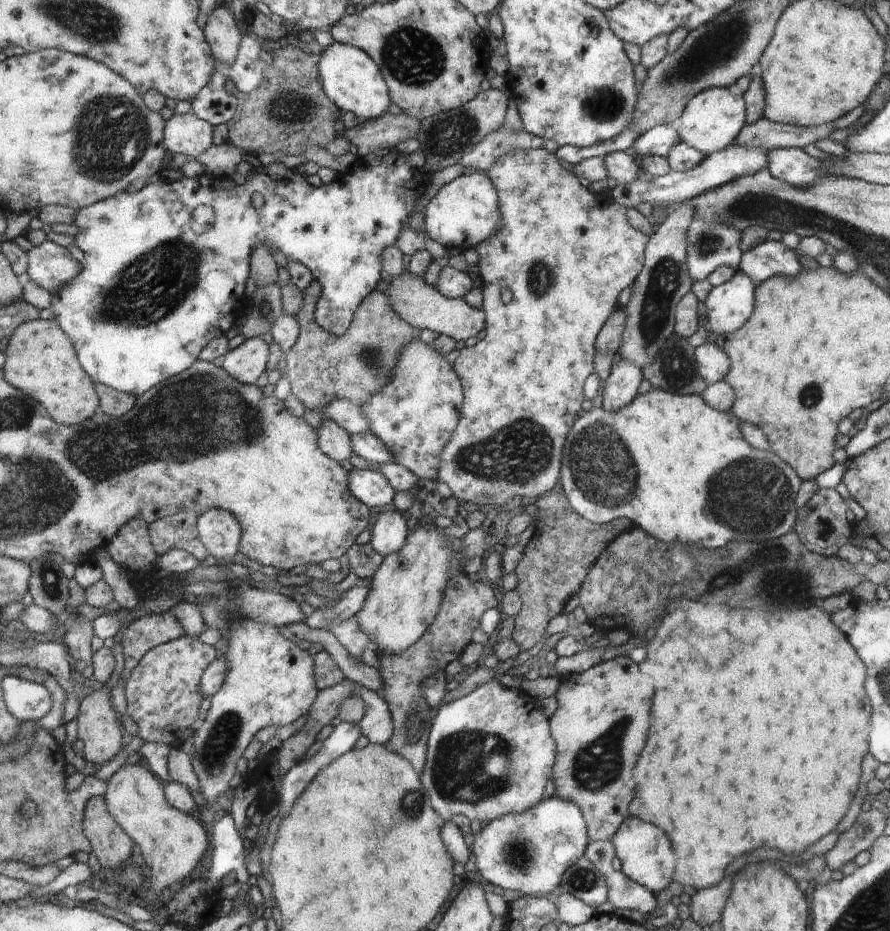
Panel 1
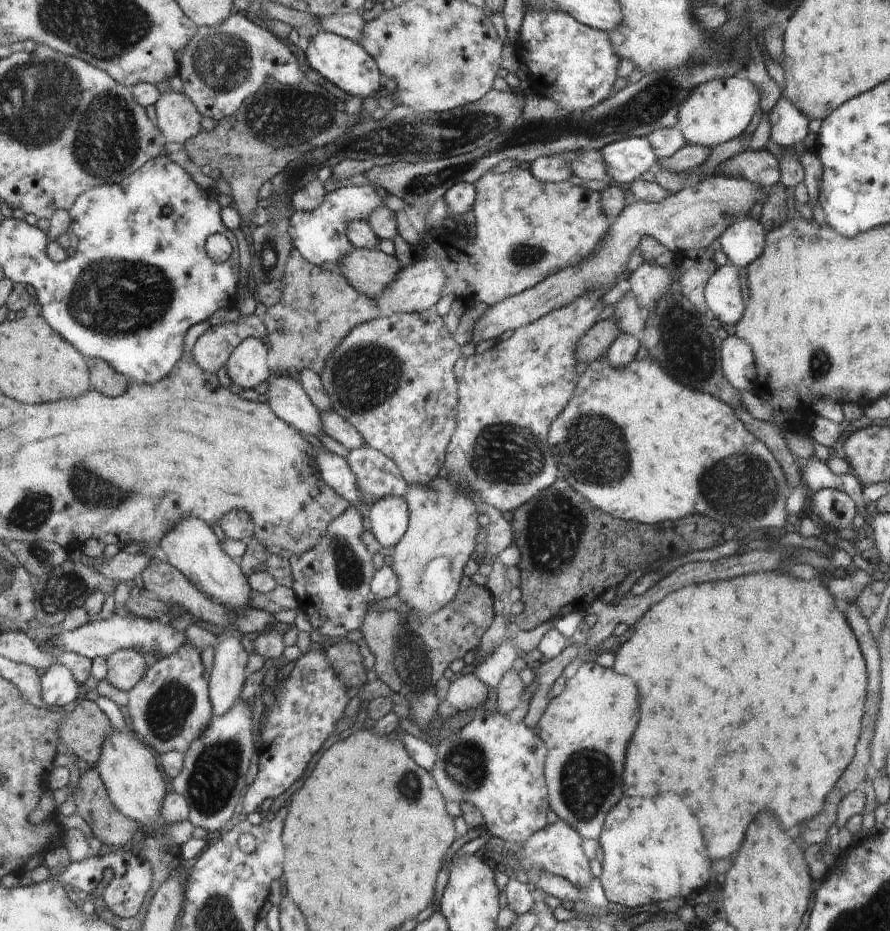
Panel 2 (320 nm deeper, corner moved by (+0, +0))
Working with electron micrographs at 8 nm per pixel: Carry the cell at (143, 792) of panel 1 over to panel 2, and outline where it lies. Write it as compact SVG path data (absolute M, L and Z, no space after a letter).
M124 728L117 730L107 738L103 746L103 754L96 765L103 782L110 792L111 801L122 813L135 821L140 821L148 826L154 835L168 839L171 843L184 844L192 834L192 823L188 820L181 823L167 824L162 814L162 800L166 800L166 782L160 774L158 762L148 746L144 746L141 740L136 740L130 732Z

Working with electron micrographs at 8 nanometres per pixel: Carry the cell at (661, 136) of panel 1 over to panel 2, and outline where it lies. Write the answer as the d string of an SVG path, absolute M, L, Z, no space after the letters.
M630 137L600 150L607 166L608 178L627 187L647 170L655 169L657 156L647 137Z

